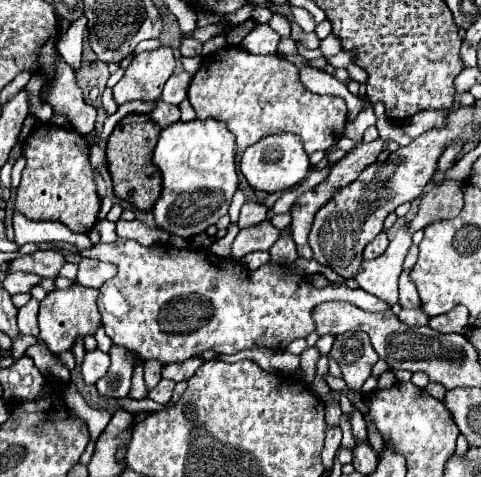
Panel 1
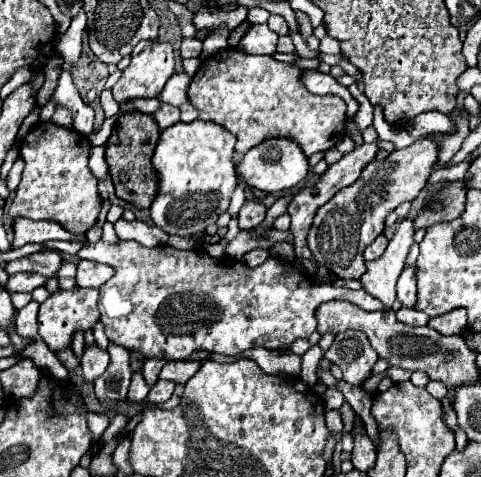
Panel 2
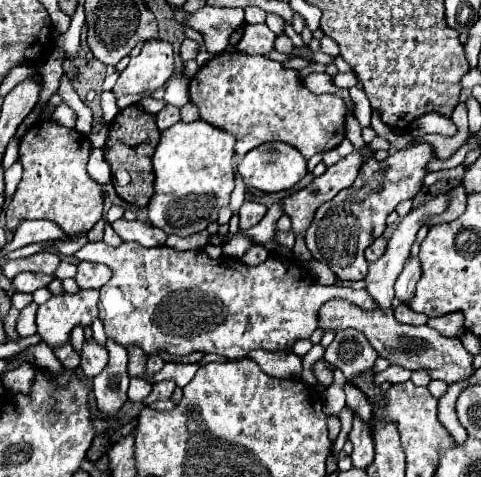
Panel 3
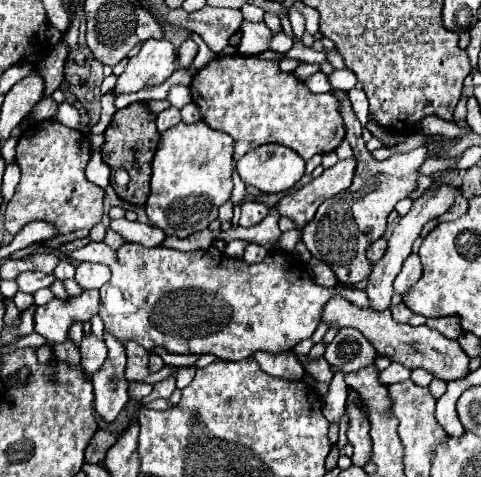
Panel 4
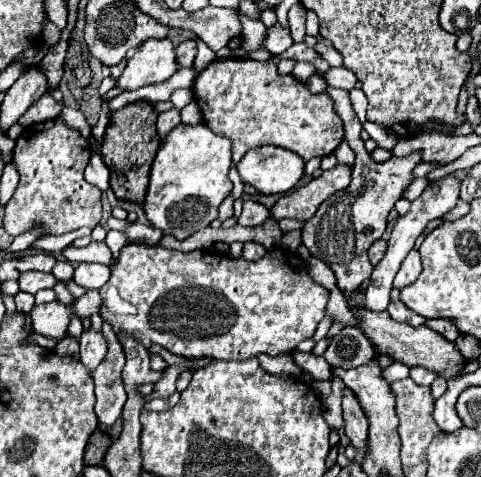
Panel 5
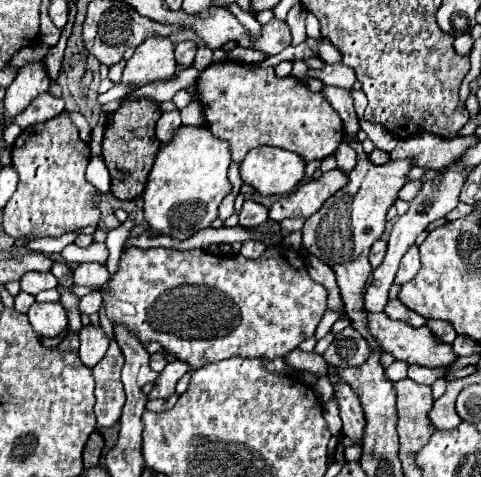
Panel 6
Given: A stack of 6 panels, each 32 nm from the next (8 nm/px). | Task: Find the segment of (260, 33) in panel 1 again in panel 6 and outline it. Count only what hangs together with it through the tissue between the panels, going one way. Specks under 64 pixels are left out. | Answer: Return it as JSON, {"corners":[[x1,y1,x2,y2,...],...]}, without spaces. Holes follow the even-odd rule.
{"corners":[[228,4,228,8,230,8,230,12,242,22,242,26,248,30,248,32,252,32,252,34,256,34,258,30,260,30,260,22,252,16,252,14,248,14,248,12,244,12,238,4]]}

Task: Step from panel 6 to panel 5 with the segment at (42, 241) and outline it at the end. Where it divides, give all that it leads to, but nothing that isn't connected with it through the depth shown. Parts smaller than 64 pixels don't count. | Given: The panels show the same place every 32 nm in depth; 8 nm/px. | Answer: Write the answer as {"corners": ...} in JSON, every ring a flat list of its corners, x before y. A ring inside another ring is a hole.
{"corners":[[84,227,78,230,60,235,48,235,36,240,30,248,43,250,46,253,61,252,64,248,71,245,74,240,90,235,92,228]]}

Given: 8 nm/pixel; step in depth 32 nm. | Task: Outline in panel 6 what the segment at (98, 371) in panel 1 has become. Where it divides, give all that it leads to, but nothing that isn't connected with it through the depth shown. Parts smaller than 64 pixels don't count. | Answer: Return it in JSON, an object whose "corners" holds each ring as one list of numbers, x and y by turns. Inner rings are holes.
{"corners":[[94,324,82,326,78,336,80,336,80,350,78,350,80,360,88,368,94,368,106,354,106,350,110,346,110,338,104,334,102,326,94,326]]}

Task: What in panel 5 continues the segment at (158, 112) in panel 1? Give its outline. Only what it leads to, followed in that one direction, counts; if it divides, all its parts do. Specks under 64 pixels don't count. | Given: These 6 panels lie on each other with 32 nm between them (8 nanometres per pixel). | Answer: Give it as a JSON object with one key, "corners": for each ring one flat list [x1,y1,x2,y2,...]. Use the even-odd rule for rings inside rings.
{"corners":[[172,108,172,110,168,110,168,112,162,112,162,114,158,116,158,122,156,122,158,136,164,140,164,138,168,136,168,132,170,132,172,128,176,128,178,124,180,124,180,110]]}

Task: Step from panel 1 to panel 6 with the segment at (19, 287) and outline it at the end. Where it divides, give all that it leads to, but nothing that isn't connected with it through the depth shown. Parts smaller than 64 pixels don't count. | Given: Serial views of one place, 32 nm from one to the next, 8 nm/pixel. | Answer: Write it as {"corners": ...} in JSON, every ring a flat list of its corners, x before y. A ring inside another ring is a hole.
{"corners":[[26,272,24,278,20,278,22,292,36,296,42,290,50,290,58,286,58,280,50,272]]}

